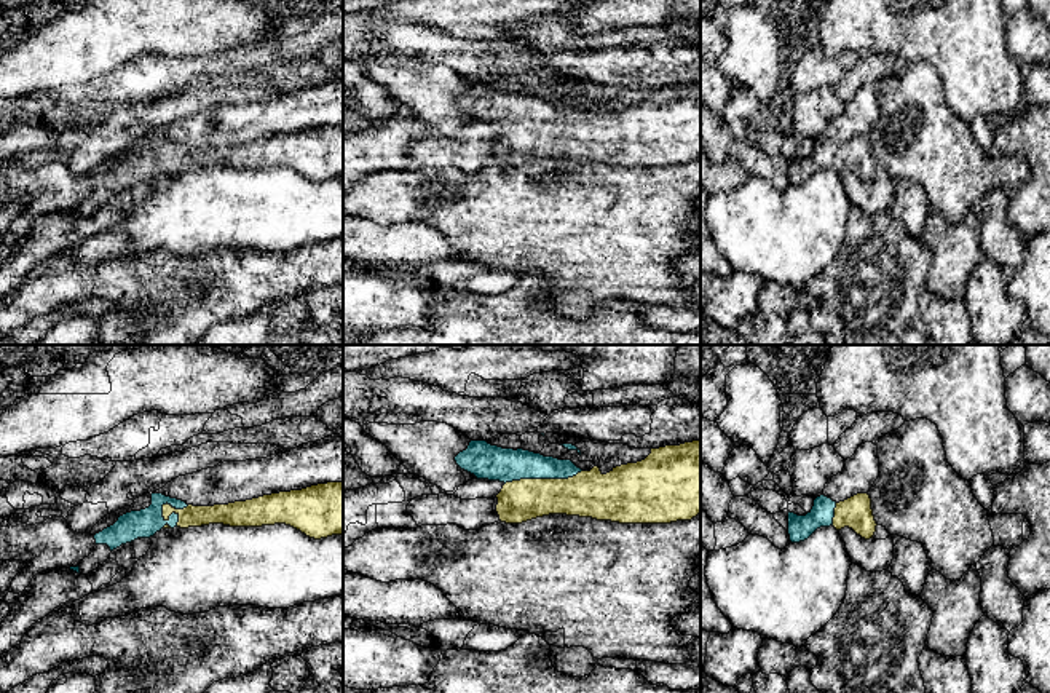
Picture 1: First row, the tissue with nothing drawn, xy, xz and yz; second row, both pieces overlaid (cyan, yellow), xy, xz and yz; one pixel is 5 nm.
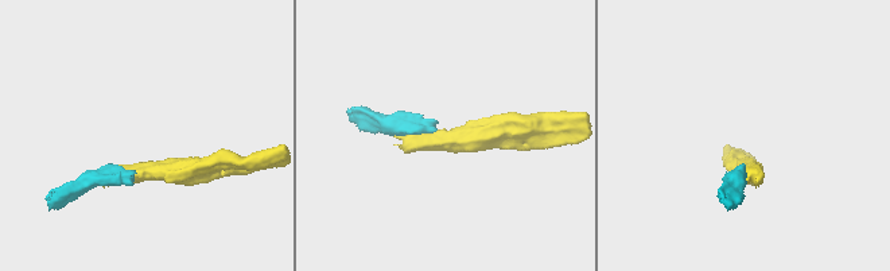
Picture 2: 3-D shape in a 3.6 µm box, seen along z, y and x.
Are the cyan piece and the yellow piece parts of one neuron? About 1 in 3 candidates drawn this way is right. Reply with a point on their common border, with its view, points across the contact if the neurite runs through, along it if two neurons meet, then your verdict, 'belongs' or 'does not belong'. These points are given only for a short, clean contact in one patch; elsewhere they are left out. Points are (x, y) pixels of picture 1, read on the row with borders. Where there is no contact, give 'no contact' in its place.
meets cyan in xy at (173, 513); runs through xy (138, 524), (166, 519), (173, 513), (192, 516); belongs

